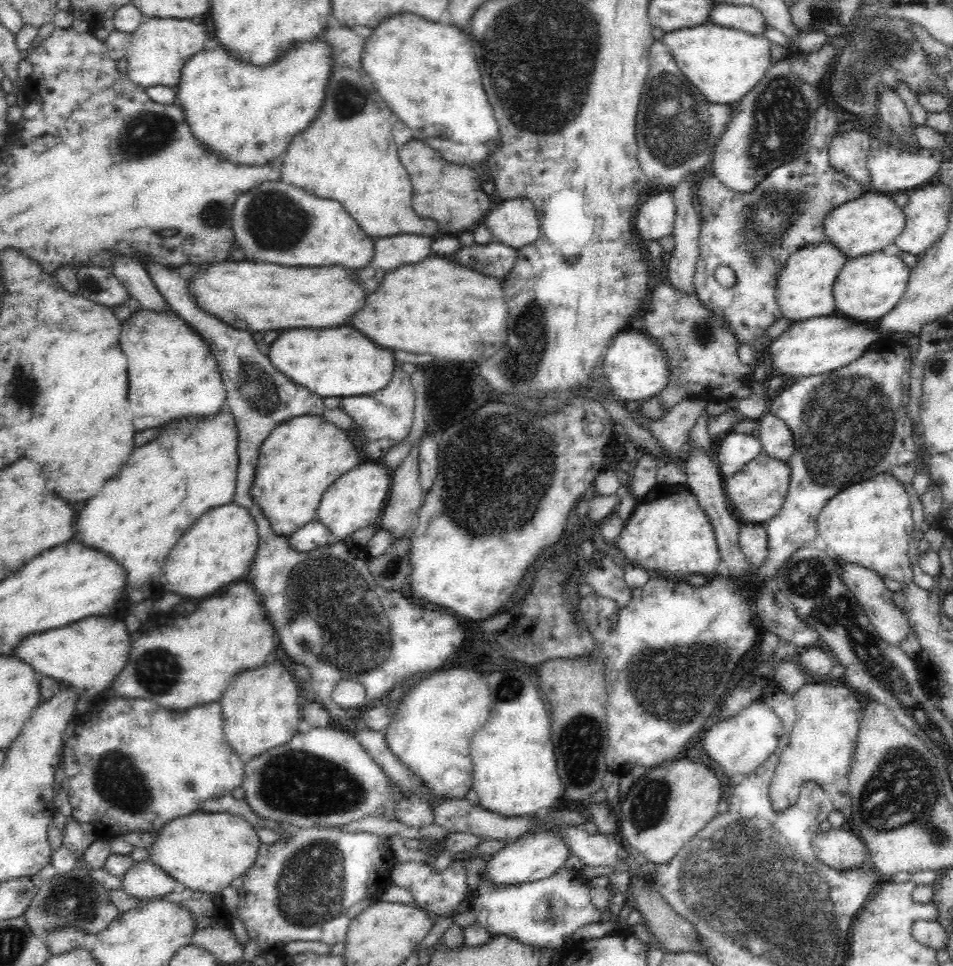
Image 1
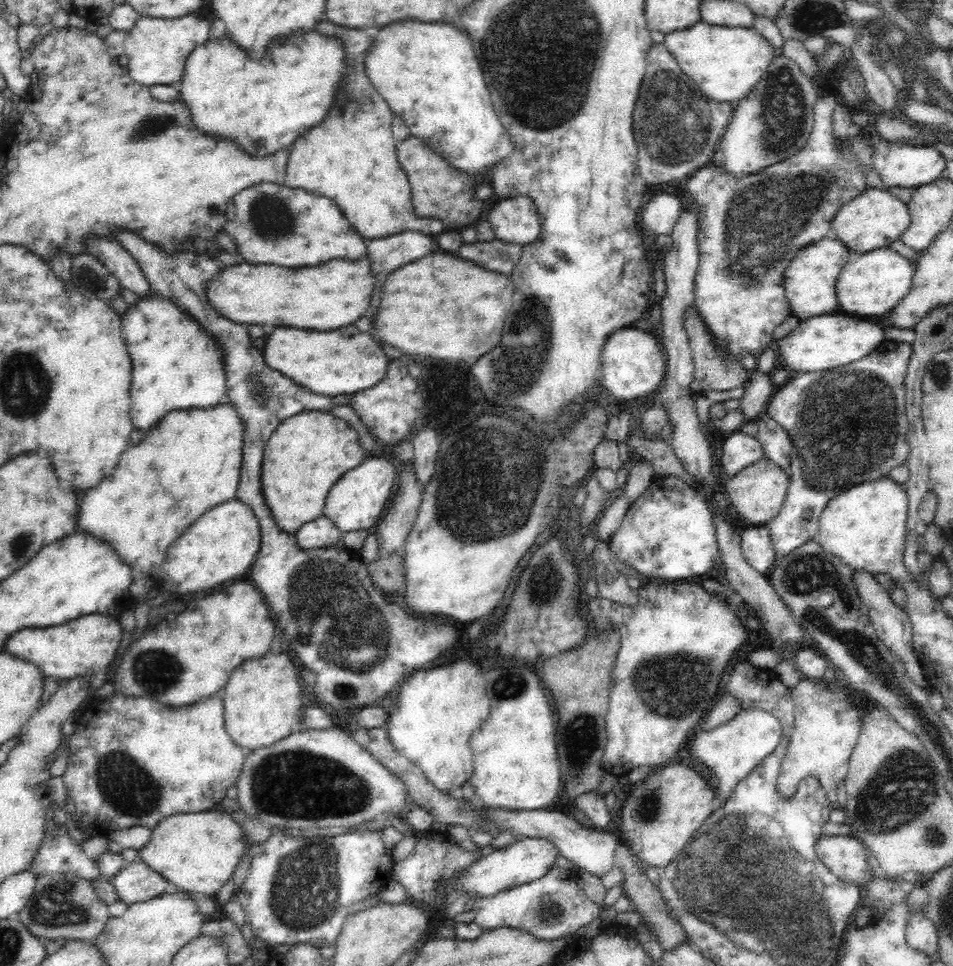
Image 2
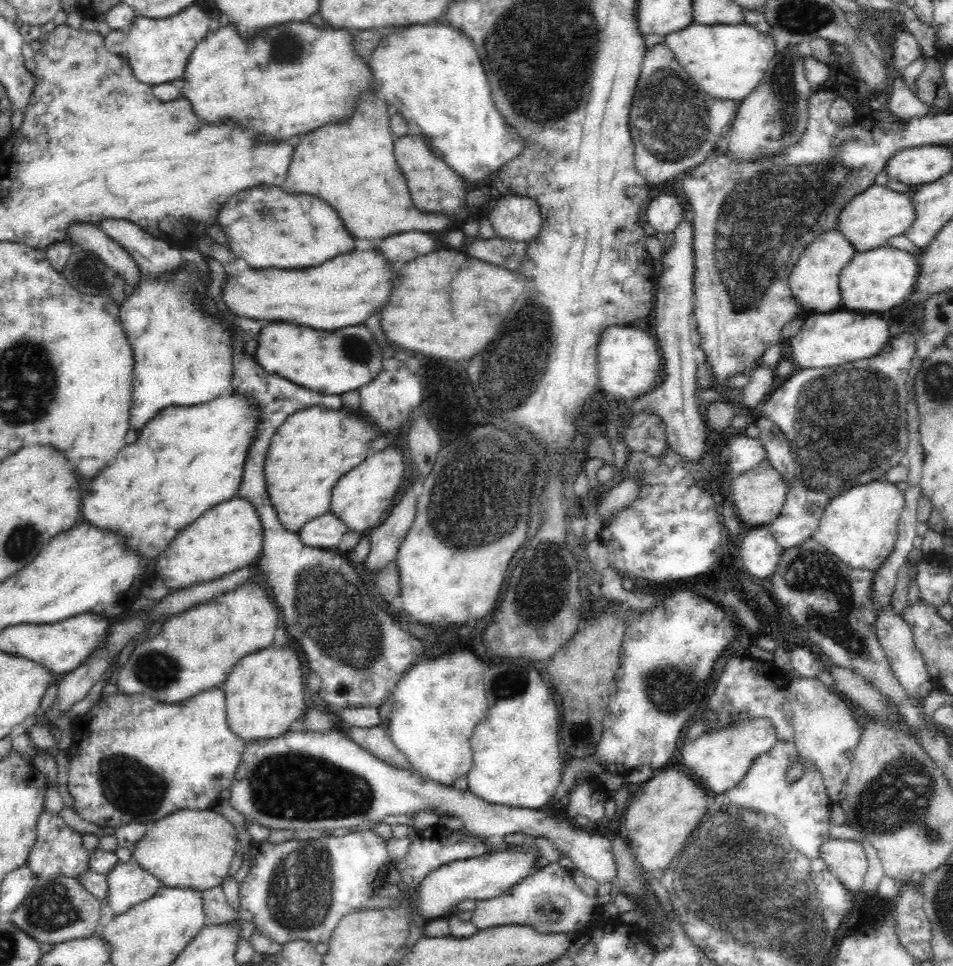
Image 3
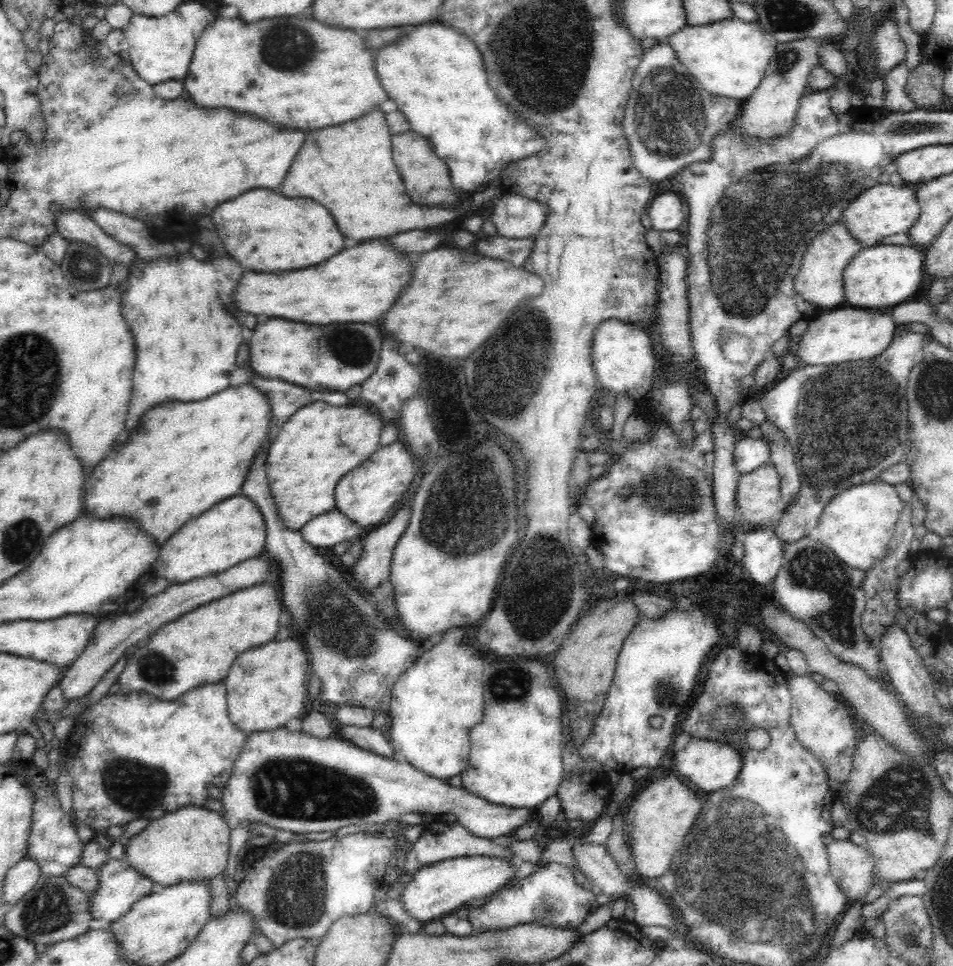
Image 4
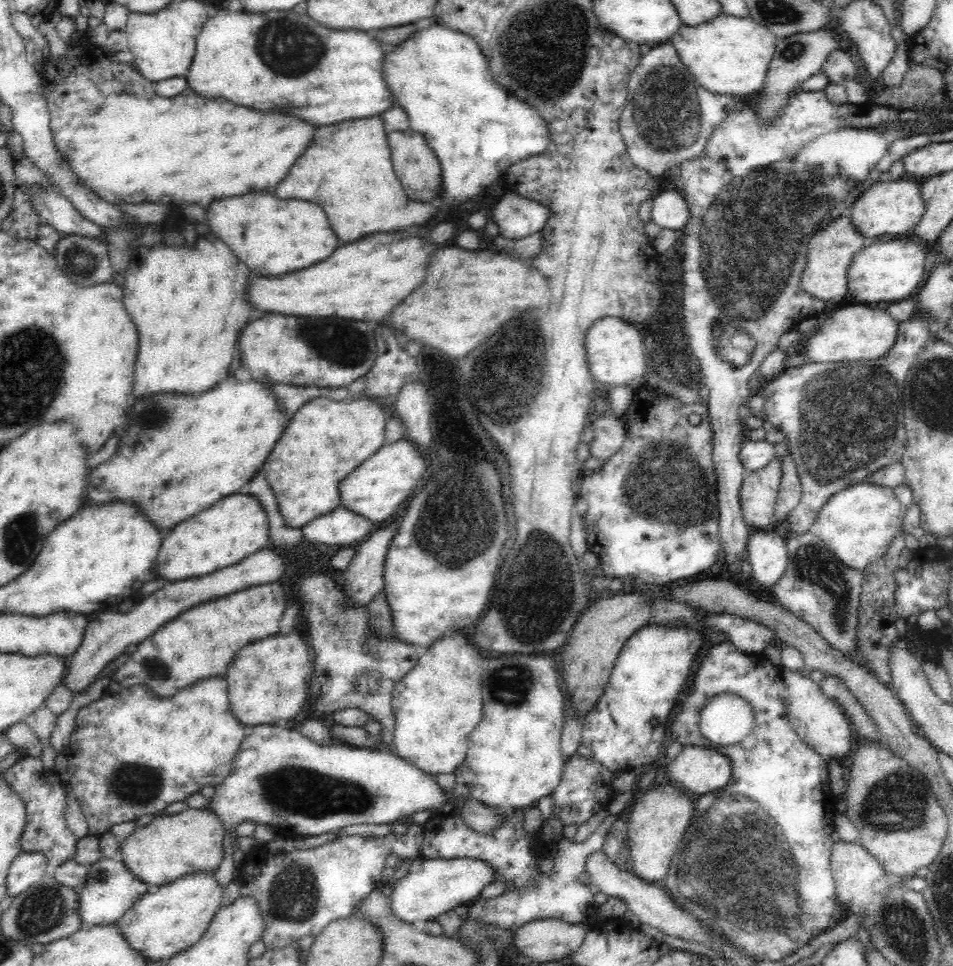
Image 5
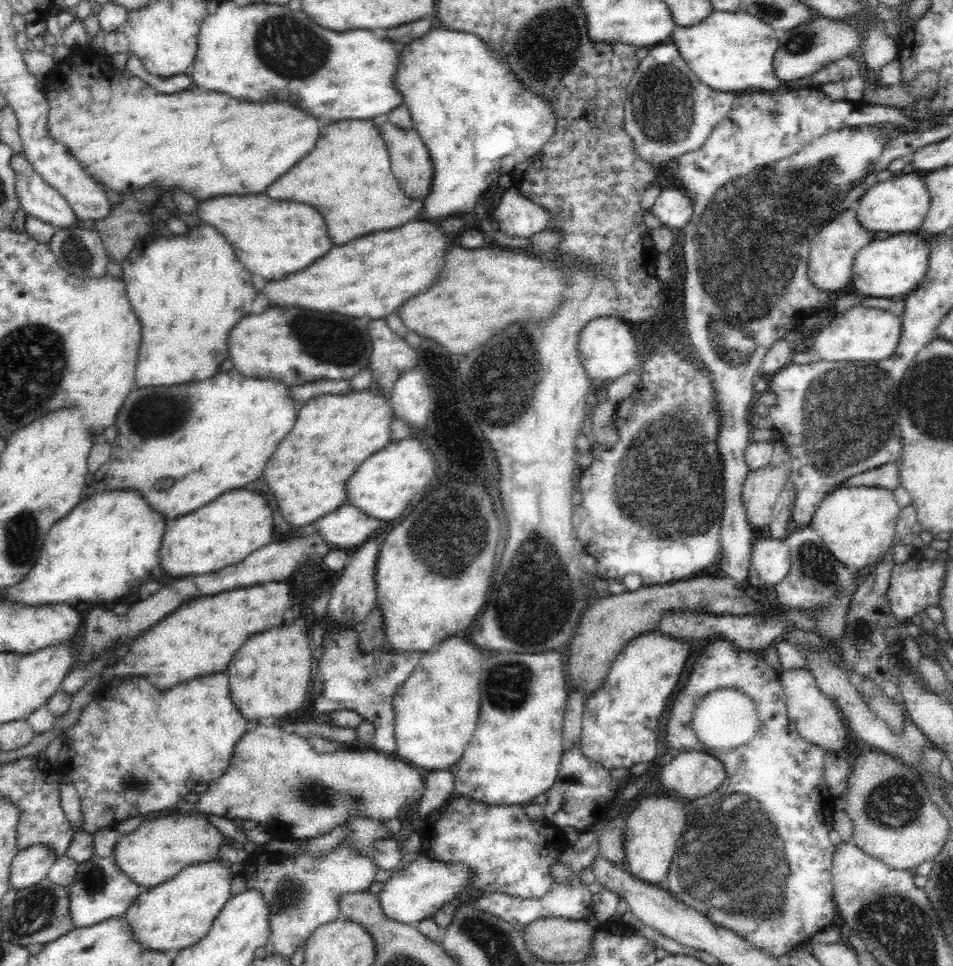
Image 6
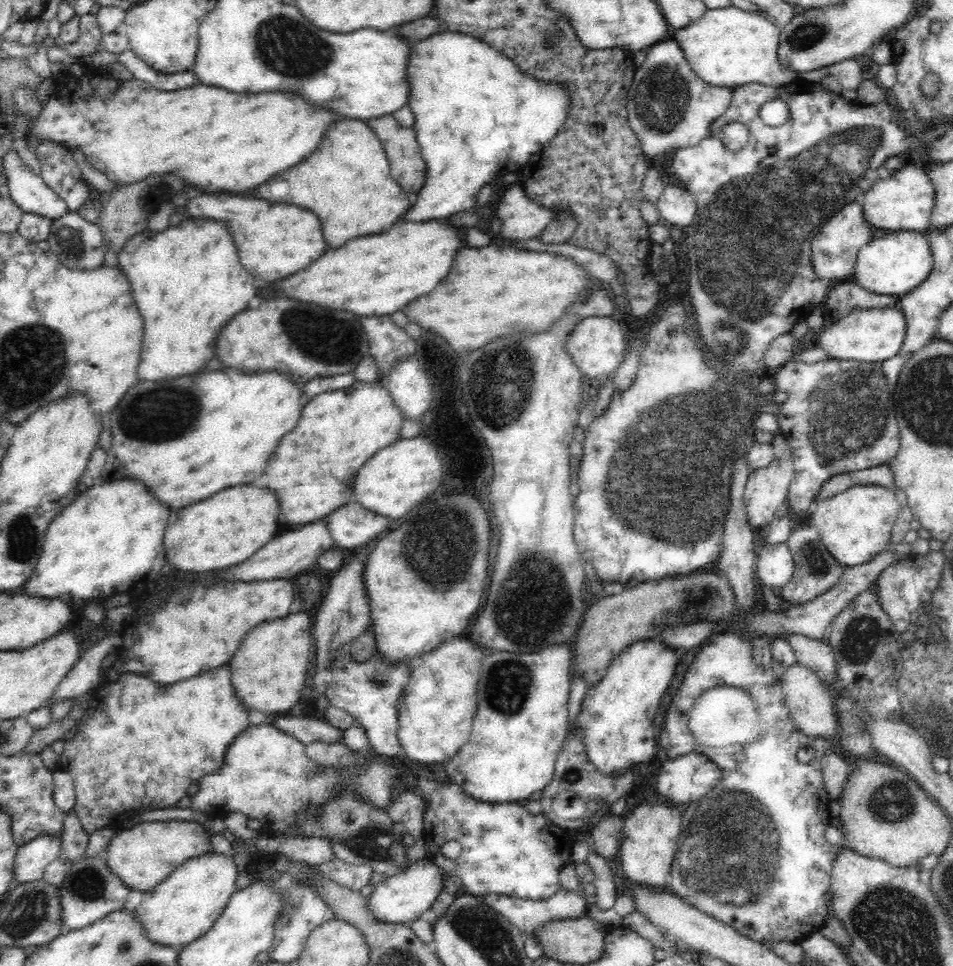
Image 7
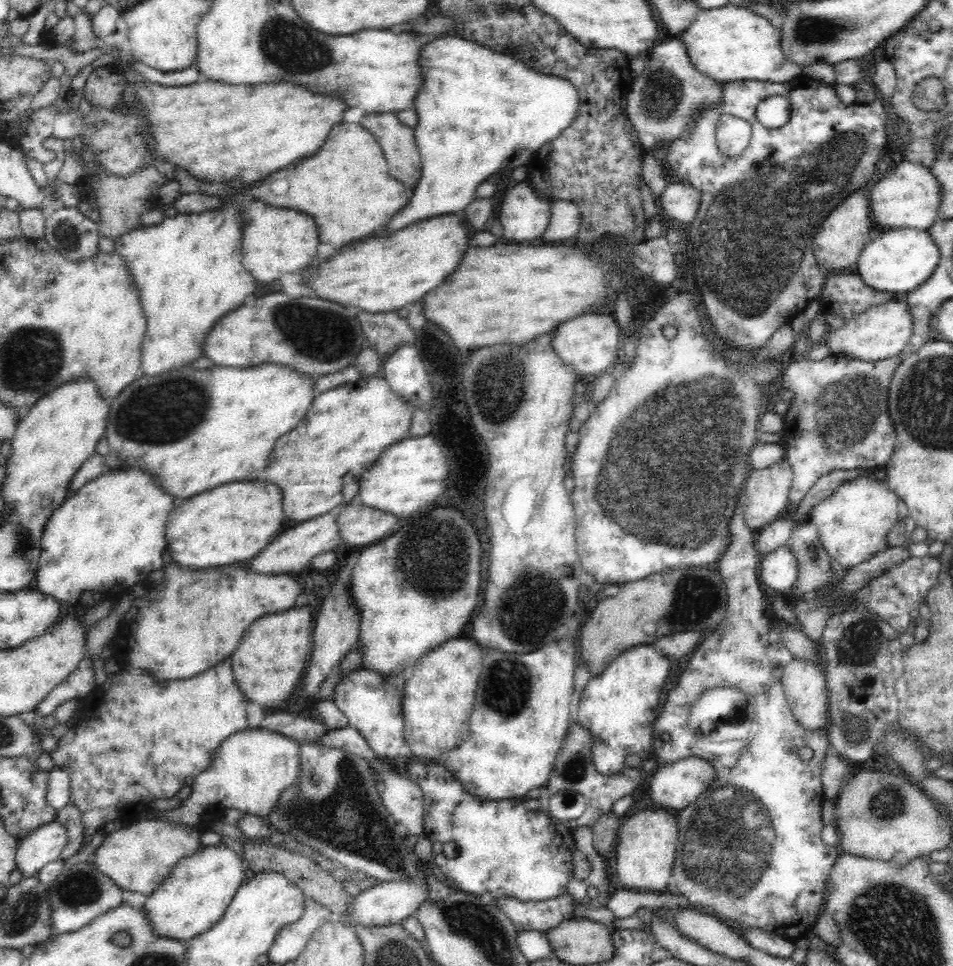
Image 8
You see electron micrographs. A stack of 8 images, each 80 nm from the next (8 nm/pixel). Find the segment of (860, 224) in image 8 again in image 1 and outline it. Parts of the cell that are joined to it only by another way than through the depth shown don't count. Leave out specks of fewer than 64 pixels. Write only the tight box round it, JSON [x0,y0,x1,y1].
[776,241,847,322]

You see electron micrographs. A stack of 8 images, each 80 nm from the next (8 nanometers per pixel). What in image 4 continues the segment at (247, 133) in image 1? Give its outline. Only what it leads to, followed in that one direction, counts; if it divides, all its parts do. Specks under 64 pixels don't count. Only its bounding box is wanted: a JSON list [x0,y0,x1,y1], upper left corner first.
[183,14,390,131]

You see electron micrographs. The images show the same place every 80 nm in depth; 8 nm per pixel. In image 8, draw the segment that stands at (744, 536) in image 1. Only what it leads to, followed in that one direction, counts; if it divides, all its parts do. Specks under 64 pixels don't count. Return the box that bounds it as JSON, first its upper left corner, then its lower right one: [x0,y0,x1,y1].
[759,545,798,596]

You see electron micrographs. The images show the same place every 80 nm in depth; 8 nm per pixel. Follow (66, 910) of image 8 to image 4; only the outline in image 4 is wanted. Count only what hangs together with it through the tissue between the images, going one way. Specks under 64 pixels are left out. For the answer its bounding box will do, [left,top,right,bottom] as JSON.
[90,857,152,923]

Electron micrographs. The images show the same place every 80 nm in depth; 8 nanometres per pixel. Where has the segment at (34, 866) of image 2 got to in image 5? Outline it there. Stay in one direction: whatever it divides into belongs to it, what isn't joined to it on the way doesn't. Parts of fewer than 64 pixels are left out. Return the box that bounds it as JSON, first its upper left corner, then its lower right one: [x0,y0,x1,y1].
[1,754,76,874]

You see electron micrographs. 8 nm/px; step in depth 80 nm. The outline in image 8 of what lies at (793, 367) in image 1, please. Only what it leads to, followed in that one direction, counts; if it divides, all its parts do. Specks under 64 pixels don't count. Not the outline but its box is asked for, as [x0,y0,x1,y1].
[822,300,914,362]

